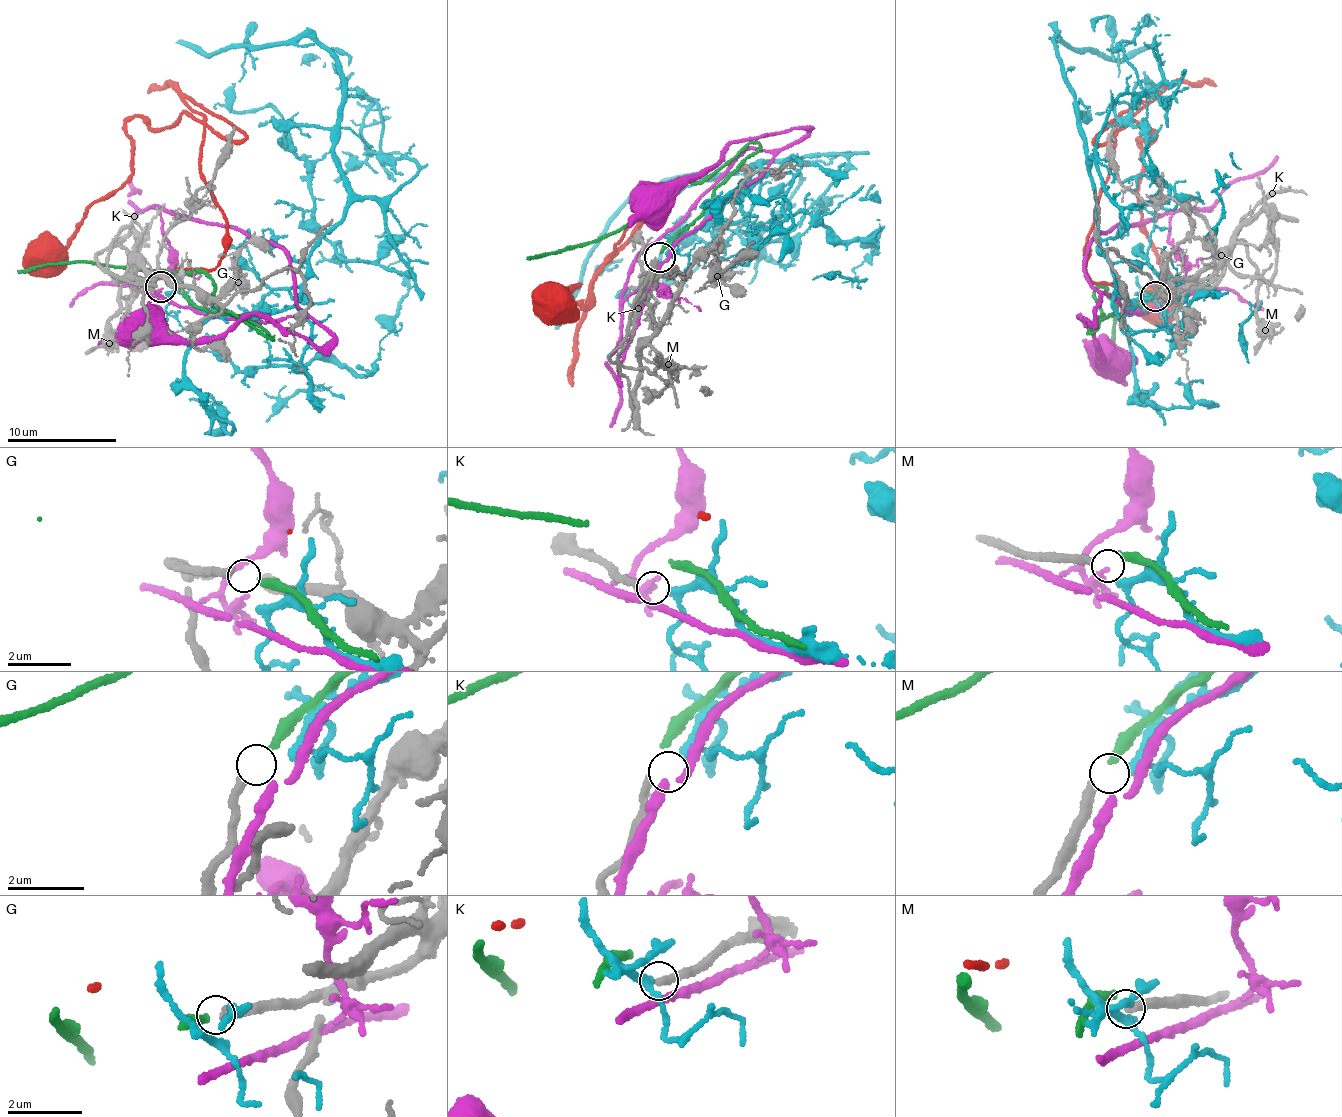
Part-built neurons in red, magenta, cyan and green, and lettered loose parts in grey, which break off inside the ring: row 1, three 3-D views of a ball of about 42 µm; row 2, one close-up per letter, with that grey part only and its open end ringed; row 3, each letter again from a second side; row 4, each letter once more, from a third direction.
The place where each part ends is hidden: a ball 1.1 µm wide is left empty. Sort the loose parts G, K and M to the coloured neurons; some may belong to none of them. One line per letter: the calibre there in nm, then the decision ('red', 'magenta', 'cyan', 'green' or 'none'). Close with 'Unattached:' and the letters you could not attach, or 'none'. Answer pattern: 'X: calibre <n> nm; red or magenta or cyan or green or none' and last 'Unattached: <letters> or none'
G: calibre 240 nm; green
K: calibre 180 nm; cyan
M: calibre 240 nm; none
Unattached: M

